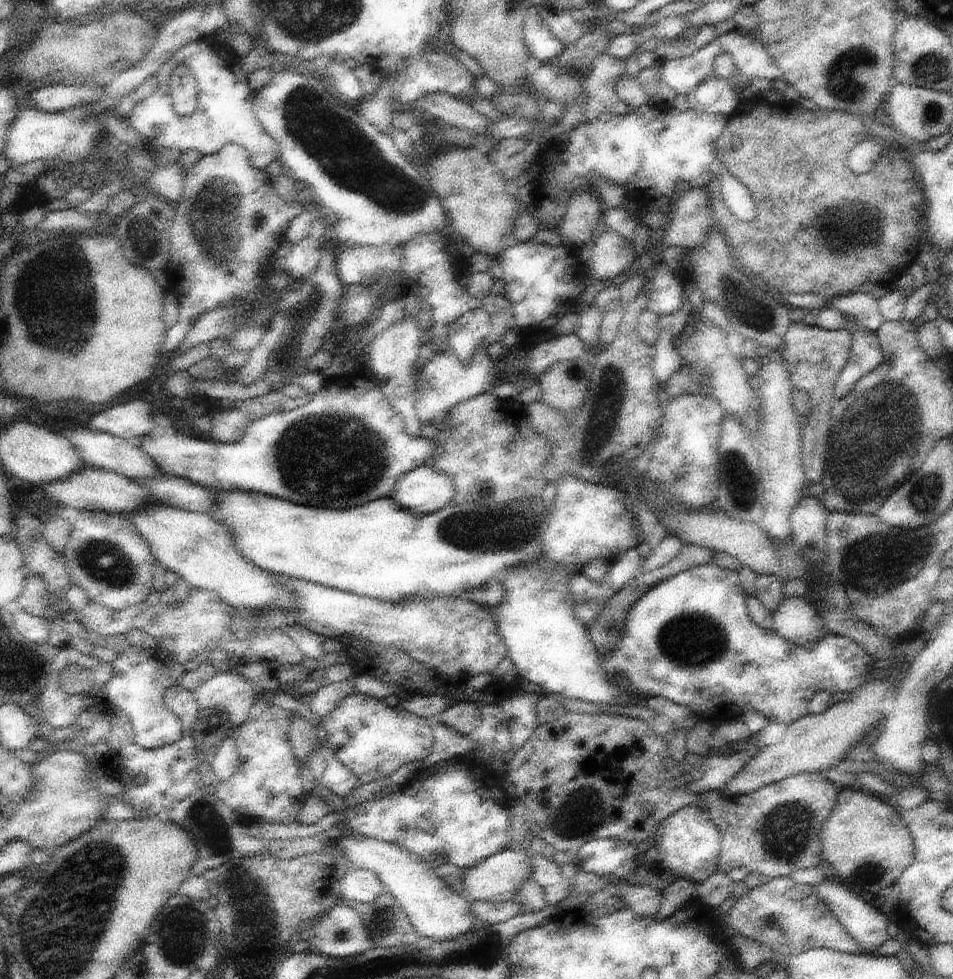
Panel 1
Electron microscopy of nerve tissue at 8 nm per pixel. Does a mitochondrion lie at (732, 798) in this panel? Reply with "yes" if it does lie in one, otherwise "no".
no

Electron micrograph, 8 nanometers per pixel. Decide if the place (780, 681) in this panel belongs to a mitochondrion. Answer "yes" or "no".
no

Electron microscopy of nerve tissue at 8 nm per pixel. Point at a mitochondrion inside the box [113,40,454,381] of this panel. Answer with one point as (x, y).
(346, 154)

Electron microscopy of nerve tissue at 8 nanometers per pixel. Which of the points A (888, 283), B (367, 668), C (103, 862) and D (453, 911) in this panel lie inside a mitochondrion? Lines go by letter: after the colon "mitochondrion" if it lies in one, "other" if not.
A: other
B: other
C: mitochondrion
D: other

